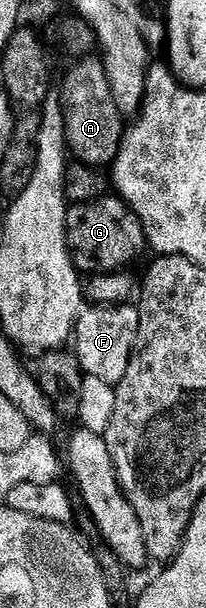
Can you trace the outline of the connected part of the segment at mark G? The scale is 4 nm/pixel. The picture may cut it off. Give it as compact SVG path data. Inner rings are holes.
M119 196L70 205L65 212L65 239L74 266L85 276L128 271L129 265L147 250L145 229L139 216Z

